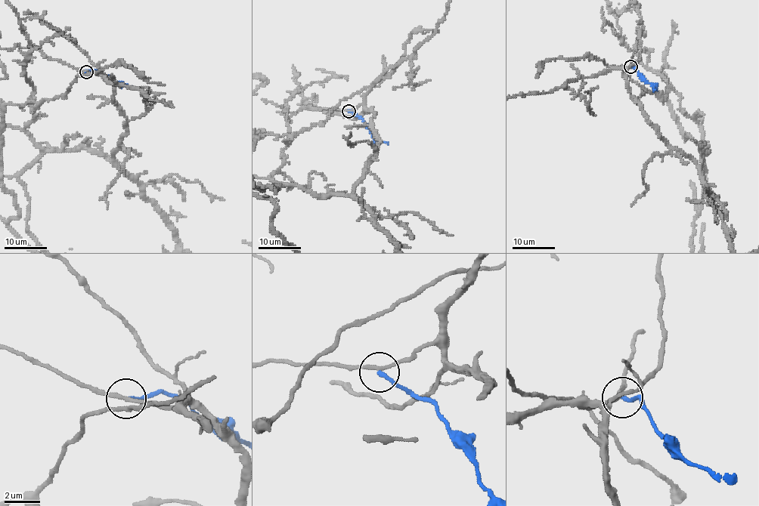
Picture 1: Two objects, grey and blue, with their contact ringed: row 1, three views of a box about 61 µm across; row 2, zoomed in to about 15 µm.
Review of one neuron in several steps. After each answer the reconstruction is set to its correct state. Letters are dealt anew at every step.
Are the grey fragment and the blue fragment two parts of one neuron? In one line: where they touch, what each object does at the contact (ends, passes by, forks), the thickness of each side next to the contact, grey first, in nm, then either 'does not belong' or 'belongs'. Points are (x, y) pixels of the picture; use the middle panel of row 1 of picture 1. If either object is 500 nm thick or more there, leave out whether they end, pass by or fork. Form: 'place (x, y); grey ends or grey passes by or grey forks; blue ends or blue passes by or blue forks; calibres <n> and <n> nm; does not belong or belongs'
place (348, 111); grey passes by; blue ends; calibres 200 and 200 nm; does not belong

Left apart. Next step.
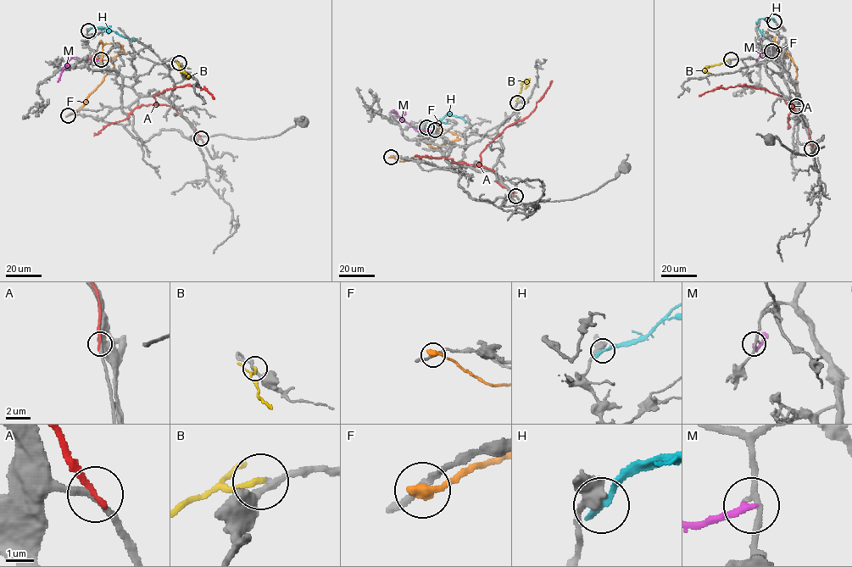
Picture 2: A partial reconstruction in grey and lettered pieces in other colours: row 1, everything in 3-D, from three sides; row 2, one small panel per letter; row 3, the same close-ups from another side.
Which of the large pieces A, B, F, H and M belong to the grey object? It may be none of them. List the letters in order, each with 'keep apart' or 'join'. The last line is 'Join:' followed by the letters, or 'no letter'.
A: keep apart
B: join
F: keep apart
H: keep apart
M: keep apart
Join: B

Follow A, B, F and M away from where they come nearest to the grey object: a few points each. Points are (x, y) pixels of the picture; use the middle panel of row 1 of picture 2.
A: (515, 196), (497, 182), (493, 171), (481, 166), (480, 154), (506, 127), (523, 120), (534, 110), (552, 80)
B: (517, 102), (521, 84), (529, 80), (525, 88)
F: (391, 157), (399, 161), (418, 156), (440, 158), (444, 154), (440, 147), (458, 136), (434, 129)
M: (435, 130), (417, 130), (395, 112), (392, 112)

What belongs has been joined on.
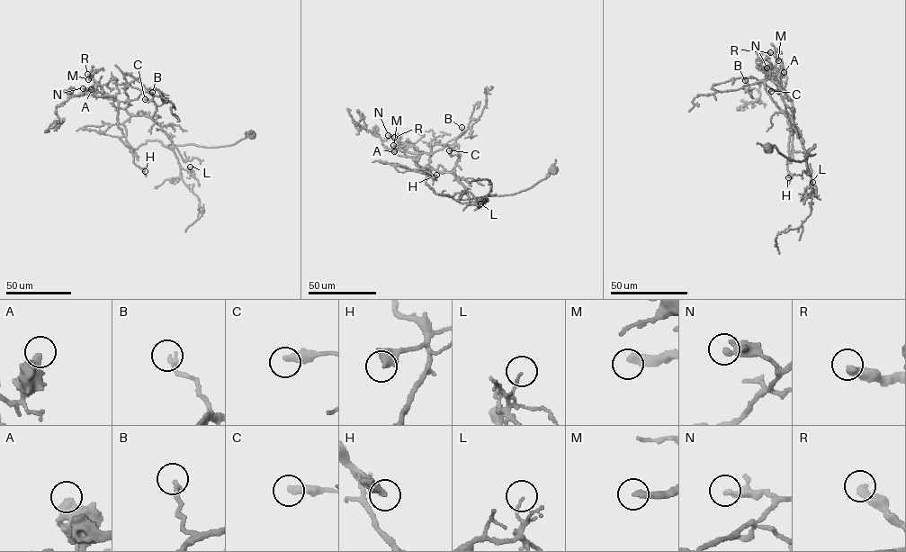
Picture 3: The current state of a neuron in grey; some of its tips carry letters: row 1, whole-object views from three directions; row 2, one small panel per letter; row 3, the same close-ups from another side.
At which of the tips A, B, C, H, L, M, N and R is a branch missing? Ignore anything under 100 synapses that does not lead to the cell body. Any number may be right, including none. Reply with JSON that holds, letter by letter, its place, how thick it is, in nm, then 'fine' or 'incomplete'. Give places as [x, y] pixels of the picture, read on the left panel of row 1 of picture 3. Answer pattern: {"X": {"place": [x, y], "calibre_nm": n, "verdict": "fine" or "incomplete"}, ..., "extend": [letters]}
{"A": {"place": [91, 89], "calibre_nm": 360, "verdict": "fine"}, "B": {"place": [152, 92], "calibre_nm": 200, "verdict": "fine"}, "C": {"place": [145, 99], "calibre_nm": 400, "verdict": "fine"}, "H": {"place": [145, 171], "calibre_nm": 480, "verdict": "fine"}, "L": {"place": [190, 167], "calibre_nm": 100, "verdict": "fine"}, "M": {"place": [88, 79], "calibre_nm": 380, "verdict": "incomplete"}, "N": {"place": [83, 88], "calibre_nm": 280, "verdict": "fine"}, "R": {"place": [87, 74], "calibre_nm": 400, "verdict": "incomplete"}, "extend": ["M", "R"]}

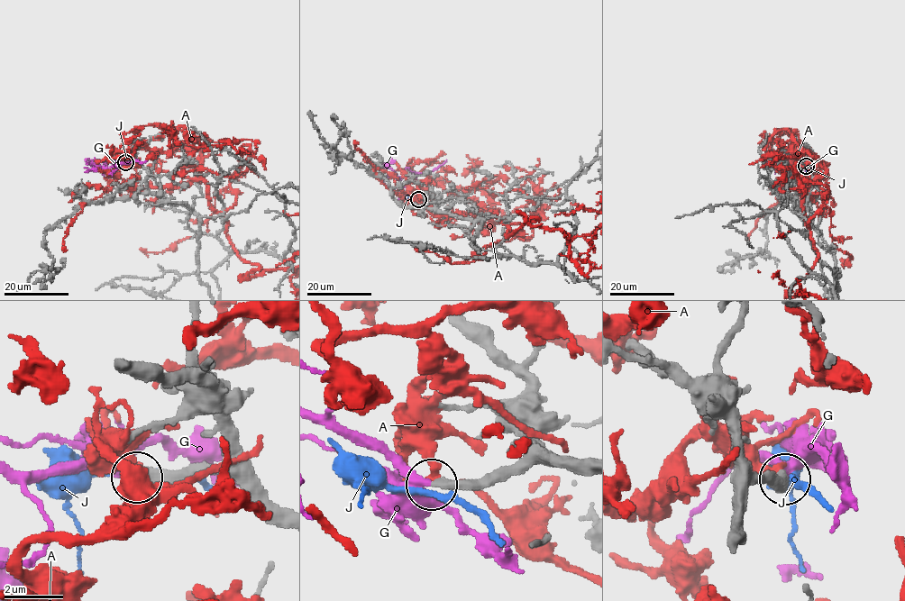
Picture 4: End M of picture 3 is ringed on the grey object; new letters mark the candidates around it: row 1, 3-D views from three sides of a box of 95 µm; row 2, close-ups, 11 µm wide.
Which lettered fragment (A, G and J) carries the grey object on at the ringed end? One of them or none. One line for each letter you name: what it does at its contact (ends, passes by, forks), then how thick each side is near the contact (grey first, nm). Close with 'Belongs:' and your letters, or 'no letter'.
G: It passes by. Thickness 380 nm (grey) against 340 nm
Belongs: G

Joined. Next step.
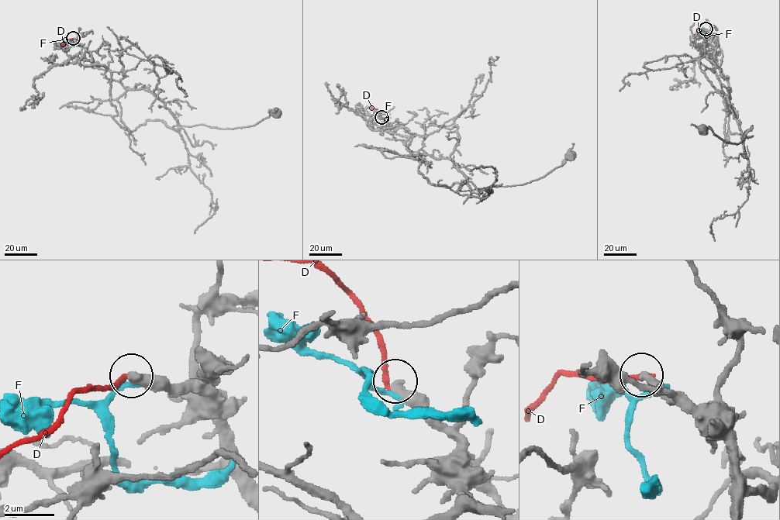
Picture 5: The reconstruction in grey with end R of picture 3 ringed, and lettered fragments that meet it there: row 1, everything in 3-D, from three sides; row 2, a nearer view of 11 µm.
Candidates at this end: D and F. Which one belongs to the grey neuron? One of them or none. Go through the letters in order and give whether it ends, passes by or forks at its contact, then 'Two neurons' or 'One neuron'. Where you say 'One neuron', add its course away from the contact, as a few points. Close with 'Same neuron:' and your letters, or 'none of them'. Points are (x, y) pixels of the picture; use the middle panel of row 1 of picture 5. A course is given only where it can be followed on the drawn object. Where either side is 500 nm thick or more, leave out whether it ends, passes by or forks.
D: It ends there. Two neurons
F: Two neurons
Same neuron: none of them

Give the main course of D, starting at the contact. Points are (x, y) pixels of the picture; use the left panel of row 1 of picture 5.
D: (73, 38), (62, 44)

